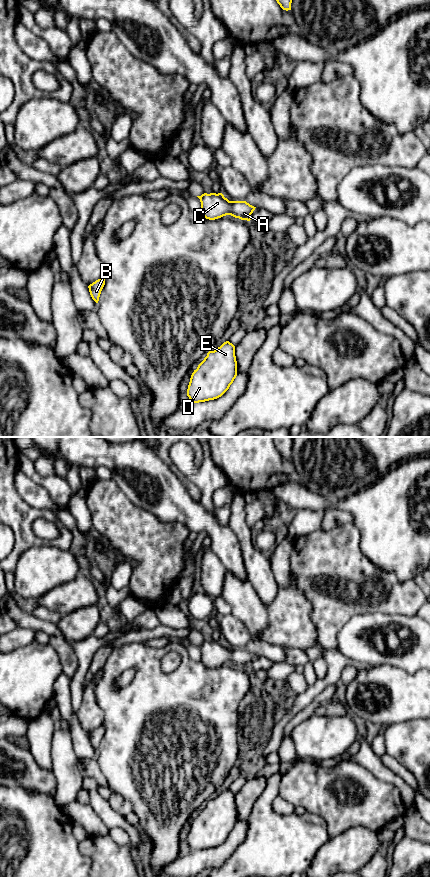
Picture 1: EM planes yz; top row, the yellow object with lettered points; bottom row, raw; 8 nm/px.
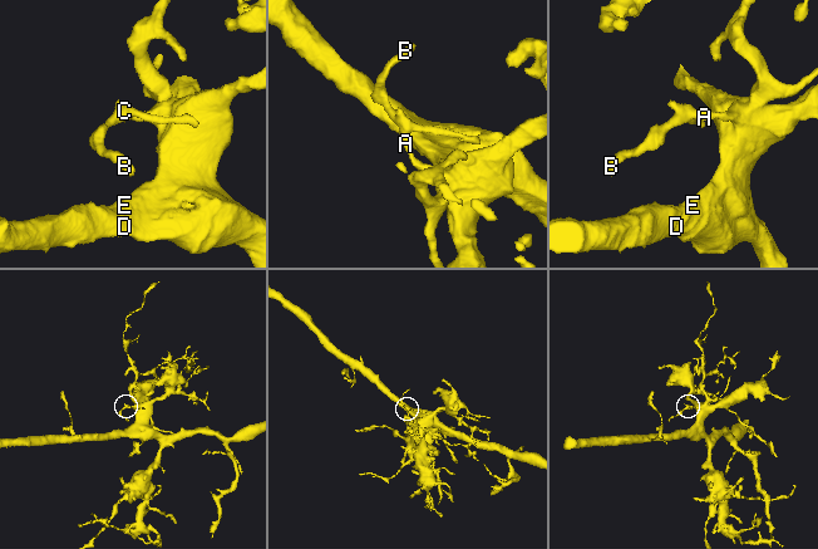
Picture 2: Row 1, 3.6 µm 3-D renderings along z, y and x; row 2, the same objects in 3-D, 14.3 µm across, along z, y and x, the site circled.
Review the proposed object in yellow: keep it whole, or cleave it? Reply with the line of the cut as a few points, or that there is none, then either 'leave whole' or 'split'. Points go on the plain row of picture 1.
cut yz (232, 649), (232, 659), (230, 662); split

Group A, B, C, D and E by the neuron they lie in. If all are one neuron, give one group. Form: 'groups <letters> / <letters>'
groups A D E / B C

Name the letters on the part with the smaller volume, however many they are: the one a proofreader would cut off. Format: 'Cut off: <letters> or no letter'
Cut off: B, C

